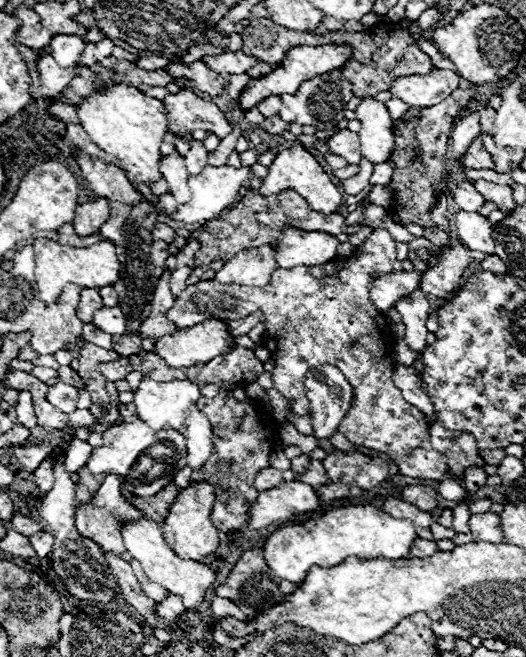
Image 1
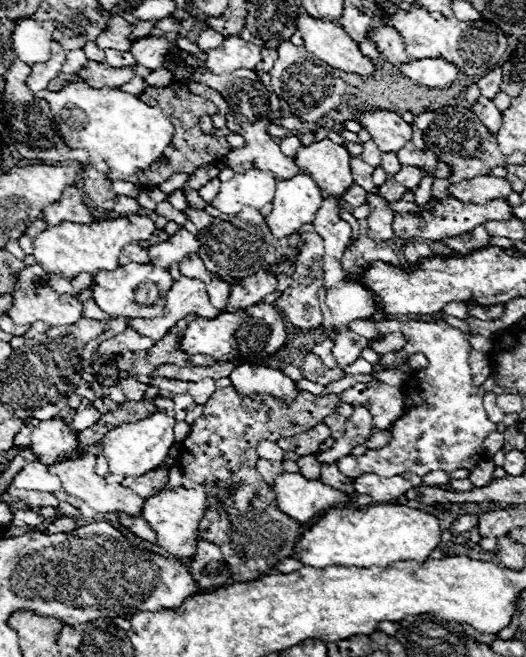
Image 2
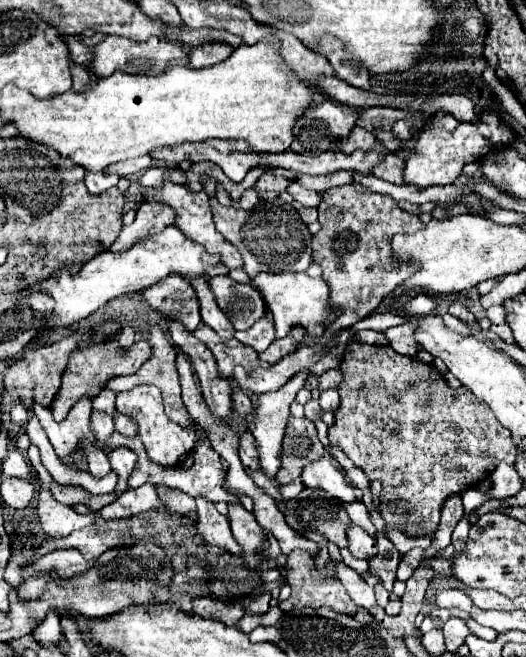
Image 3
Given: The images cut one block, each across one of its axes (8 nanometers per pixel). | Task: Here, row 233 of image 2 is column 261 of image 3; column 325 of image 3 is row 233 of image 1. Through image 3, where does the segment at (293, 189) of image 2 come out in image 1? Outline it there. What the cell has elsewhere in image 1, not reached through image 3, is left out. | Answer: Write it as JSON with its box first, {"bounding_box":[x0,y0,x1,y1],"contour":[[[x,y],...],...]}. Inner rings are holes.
{"bounding_box":[276,226,338,268],"contour":[[[284,226],[280,242],[276,246],[276,262],[280,268],[292,266],[320,266],[336,256],[338,240],[332,234],[296,230],[296,226]]]}

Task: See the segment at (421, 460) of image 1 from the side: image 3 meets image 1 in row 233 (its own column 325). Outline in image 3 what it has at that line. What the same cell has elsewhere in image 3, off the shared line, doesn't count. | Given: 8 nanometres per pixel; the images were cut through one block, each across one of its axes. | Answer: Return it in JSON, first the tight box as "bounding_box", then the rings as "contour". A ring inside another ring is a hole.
{"bounding_box":[318,368,342,390],"contour":[[[334,368],[334,370],[324,372],[318,380],[320,380],[320,390],[326,390],[326,388],[336,388],[336,386],[340,384],[340,380],[342,380],[342,372],[340,372],[338,368]]]}

